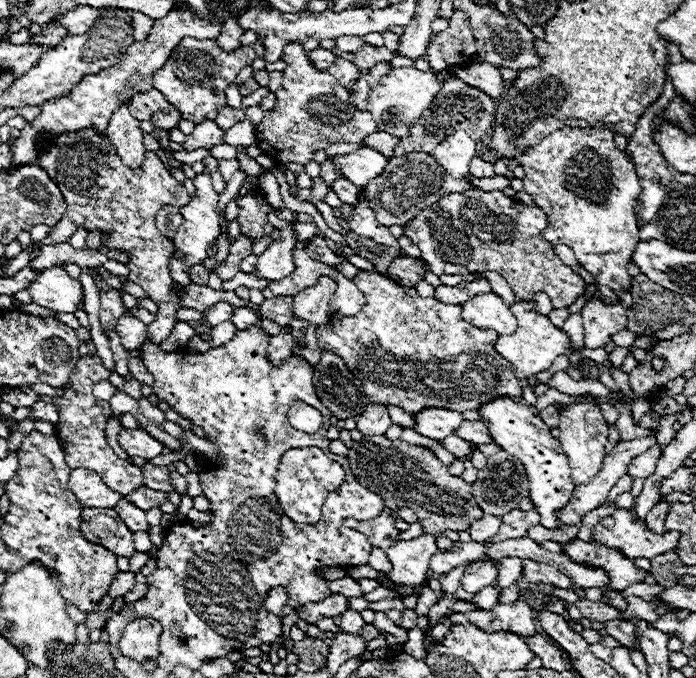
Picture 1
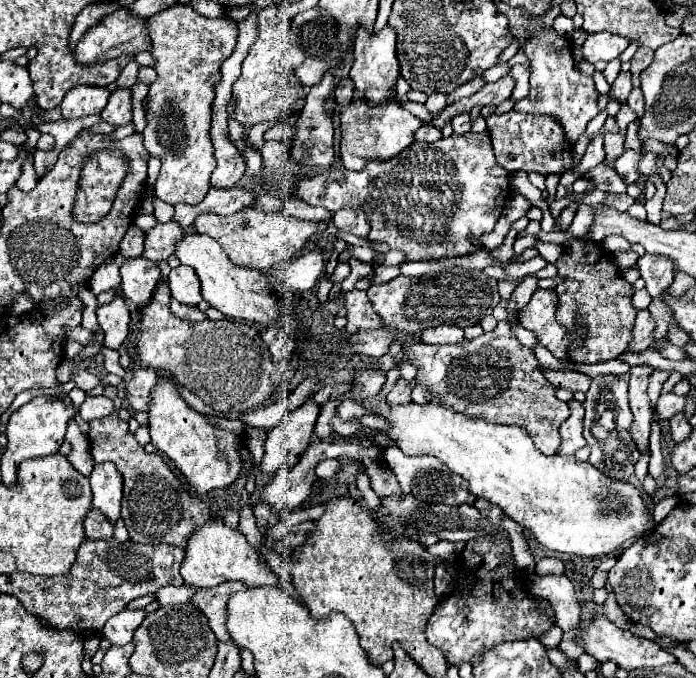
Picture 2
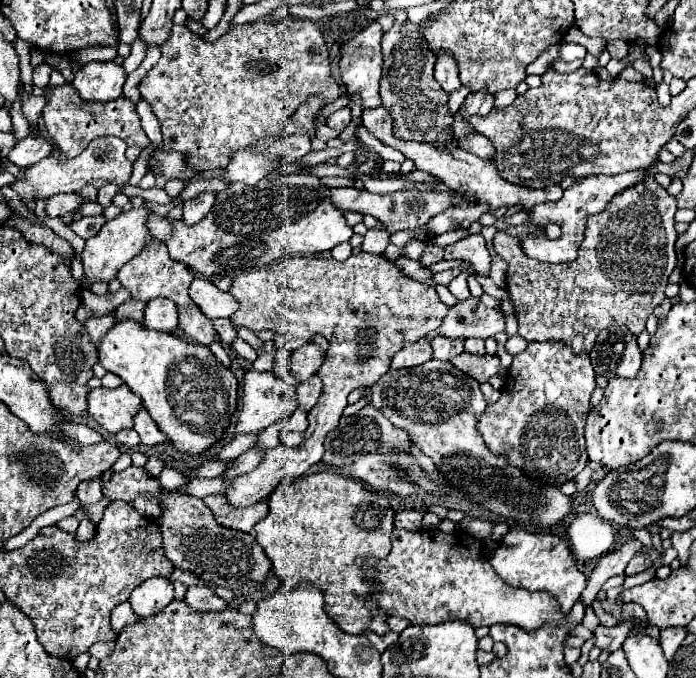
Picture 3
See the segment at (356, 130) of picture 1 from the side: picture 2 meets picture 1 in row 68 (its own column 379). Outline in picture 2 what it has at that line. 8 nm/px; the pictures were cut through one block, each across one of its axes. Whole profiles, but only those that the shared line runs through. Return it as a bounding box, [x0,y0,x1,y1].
[368,268,500,334]

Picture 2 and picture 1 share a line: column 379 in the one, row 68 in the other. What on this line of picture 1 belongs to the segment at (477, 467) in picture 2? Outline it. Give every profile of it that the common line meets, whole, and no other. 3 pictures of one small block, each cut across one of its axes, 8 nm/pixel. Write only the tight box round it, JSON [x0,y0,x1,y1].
[368,68,442,136]

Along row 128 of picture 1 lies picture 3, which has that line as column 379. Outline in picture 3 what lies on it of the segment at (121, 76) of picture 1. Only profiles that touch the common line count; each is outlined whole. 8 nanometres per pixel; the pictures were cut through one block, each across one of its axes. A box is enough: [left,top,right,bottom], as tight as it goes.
[340,22,382,108]

